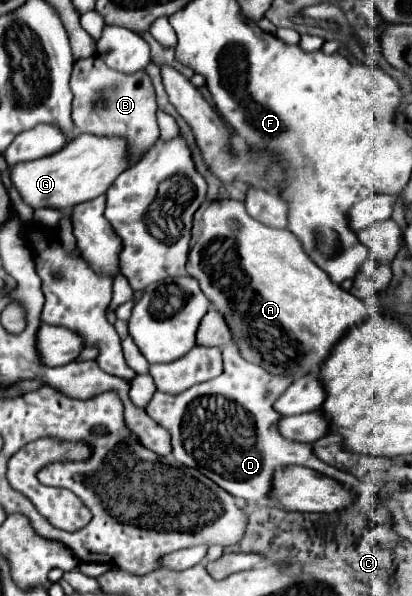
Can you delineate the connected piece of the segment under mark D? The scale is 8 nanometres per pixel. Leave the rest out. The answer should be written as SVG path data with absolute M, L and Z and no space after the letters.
M236 343L226 345L222 357L224 373L216 379L192 385L180 395L166 395L156 391L146 405L146 413L170 431L174 459L186 467L198 469L216 485L224 487L224 491L246 501L270 499L274 473L288 465L302 465L320 471L322 475L348 483L356 493L360 493L362 481L322 463L312 451L314 445L290 443L280 435L278 423L282 415L274 409L274 401L286 391L286 387L292 383L292 377L268 375L264 367L248 363L240 355Z

